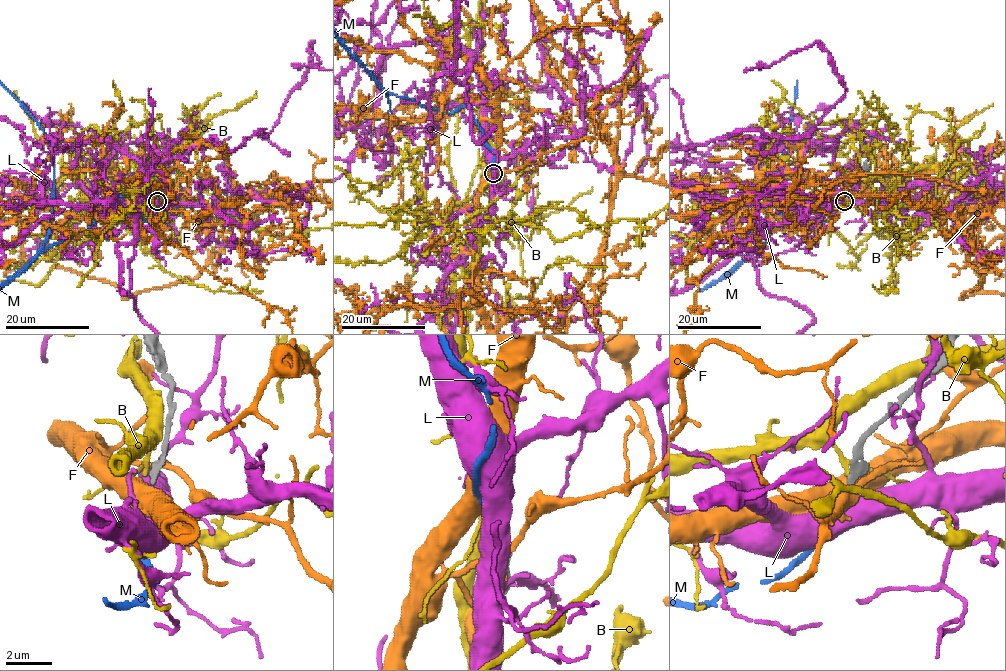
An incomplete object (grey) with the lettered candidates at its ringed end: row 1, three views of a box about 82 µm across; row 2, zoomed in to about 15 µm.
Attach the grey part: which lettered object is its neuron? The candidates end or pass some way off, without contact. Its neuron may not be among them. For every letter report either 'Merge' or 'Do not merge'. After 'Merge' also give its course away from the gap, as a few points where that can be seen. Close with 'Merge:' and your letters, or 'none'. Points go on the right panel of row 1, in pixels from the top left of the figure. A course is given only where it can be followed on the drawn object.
B: Do not merge
F: Do not merge
L: Do not merge
M: Merge
Merge: M

